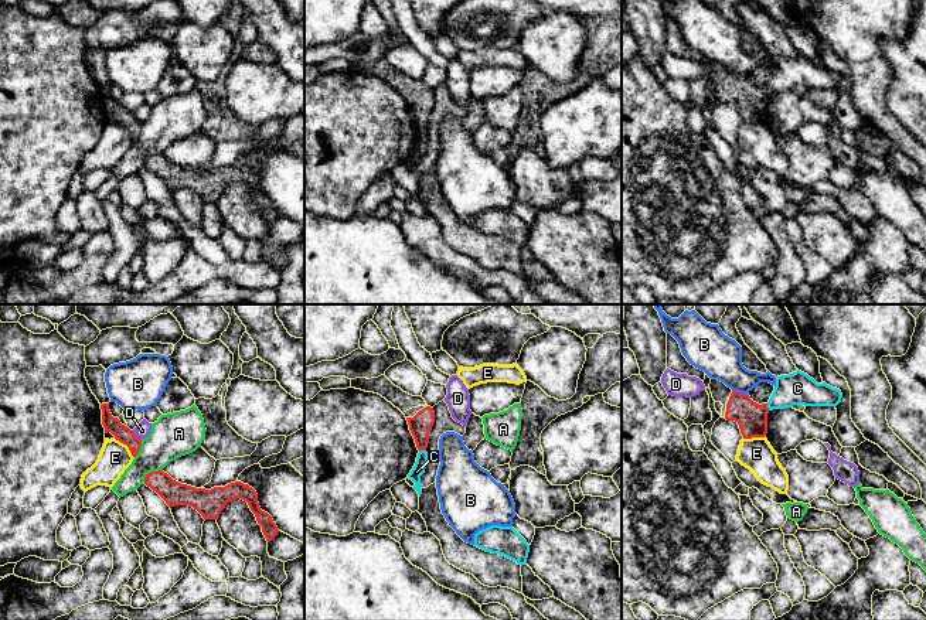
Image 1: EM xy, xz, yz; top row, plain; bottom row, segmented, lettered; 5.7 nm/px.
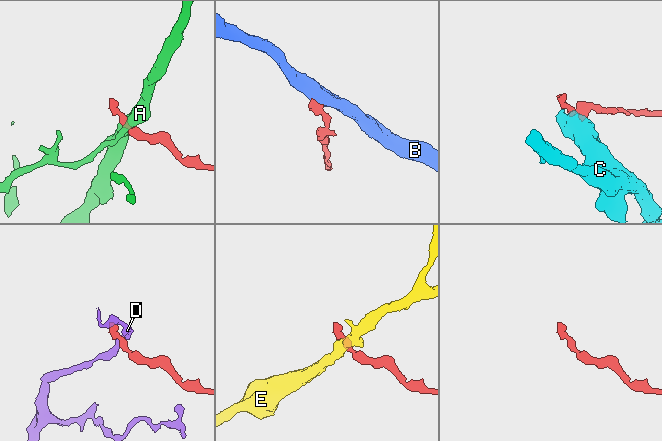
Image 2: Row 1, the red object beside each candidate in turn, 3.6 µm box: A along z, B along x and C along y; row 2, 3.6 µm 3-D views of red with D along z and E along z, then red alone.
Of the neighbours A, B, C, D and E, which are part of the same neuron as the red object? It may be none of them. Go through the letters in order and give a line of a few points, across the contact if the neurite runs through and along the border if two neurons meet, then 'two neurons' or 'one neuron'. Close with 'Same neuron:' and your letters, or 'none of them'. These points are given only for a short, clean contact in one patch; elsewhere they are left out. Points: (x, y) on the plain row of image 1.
A: line xy (162, 152), (152, 153), (143, 164); two neurons
B: line yz (732, 72), (746, 78); two neurons
C: line xz (425, 132), (419, 135); two neurons
D: line xy (132, 113), (140, 123); two neurons
E: line xy (115, 121), (128, 130), (133, 140); two neurons
Same neuron: none of them

